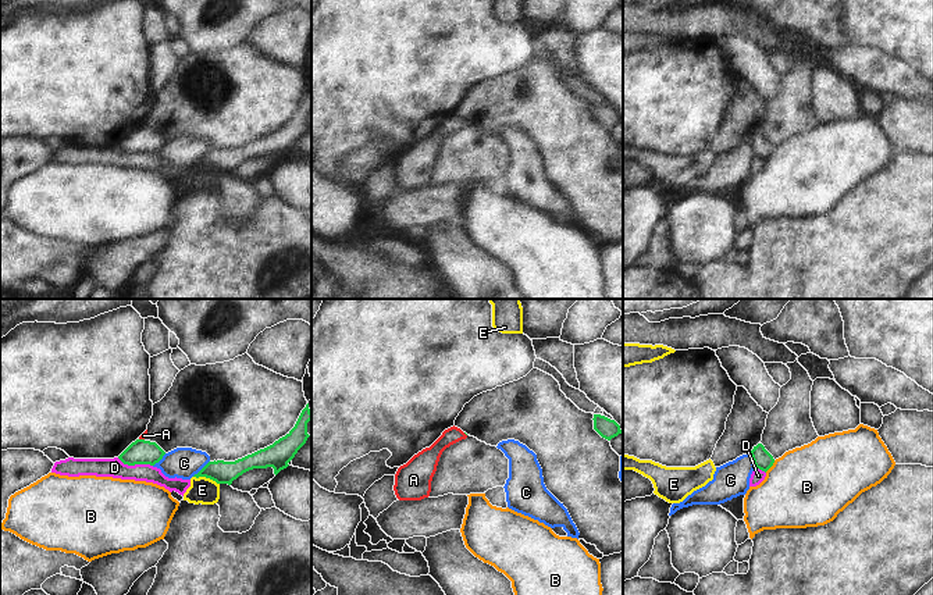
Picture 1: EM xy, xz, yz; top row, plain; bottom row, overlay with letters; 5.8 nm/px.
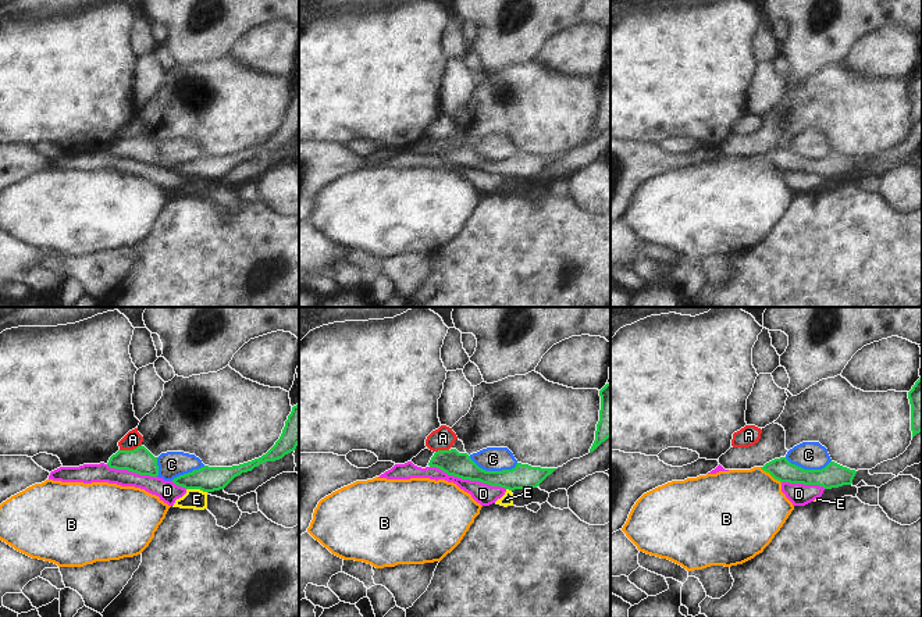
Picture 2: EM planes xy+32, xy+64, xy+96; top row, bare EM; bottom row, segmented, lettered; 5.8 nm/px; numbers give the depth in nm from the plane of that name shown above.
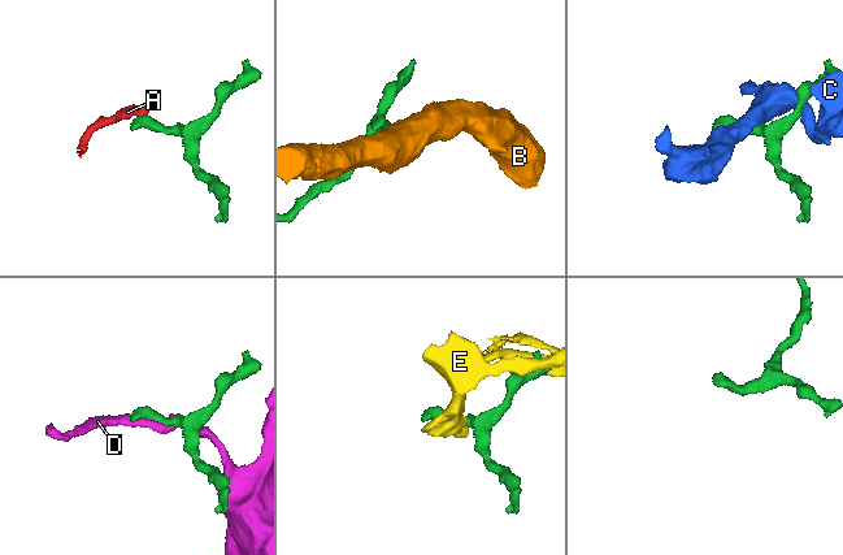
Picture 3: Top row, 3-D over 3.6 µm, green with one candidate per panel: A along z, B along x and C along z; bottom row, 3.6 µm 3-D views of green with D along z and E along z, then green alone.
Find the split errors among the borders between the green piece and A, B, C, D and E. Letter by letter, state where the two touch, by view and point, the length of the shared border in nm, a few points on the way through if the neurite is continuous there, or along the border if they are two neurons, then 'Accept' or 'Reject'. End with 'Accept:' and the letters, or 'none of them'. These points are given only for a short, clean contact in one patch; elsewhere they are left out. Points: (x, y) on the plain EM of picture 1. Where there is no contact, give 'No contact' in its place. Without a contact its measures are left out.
A: Touches green at xy (142, 128). Shared border 30 nm. Boundary: xy (139, 127), (143, 128). Reject
B: Touches green at yz (771, 155). Shared border 90 nm. Boundary: yz (775, 149), (765, 160). Reject
C: Touches green at xy (202, 157). Shared border 140 nm. Reject
D: Touches green at xy (135, 152). Shared border 220 nm. Reject
E: Touches green at xy (206, 166). Shared border 160 nm. Boundary: xy (193, 164), (209, 166), (218, 173). Reject
Accept: none of them.

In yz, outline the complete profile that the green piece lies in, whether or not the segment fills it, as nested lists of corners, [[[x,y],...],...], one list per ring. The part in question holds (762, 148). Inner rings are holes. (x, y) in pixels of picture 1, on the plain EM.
[[[758,132],[756,135],[754,135],[754,138],[751,139],[749,143],[752,145],[755,156],[765,161],[774,152],[773,145],[765,138],[765,135],[762,132]]]

